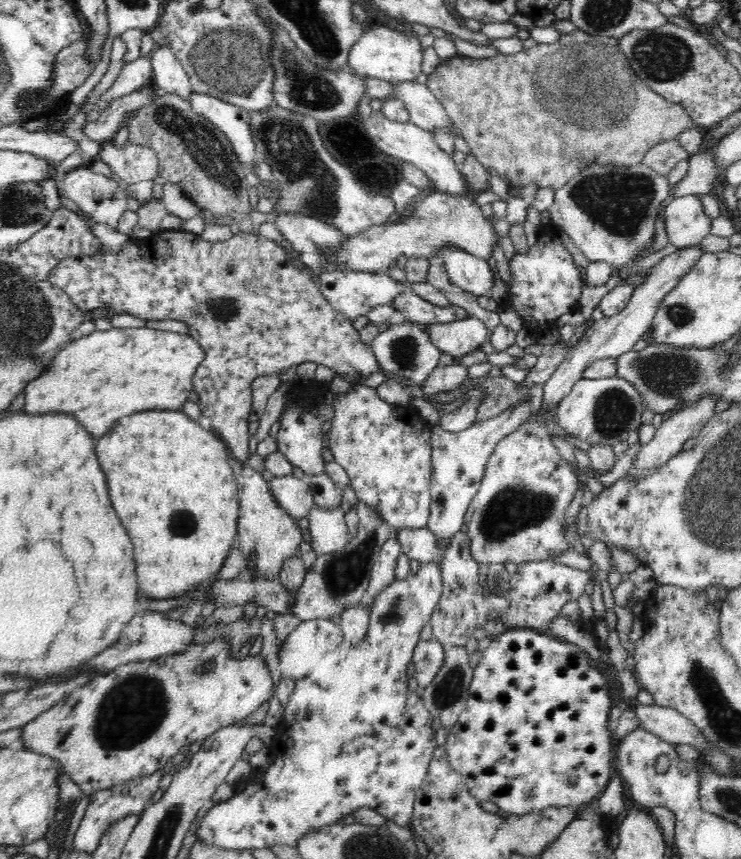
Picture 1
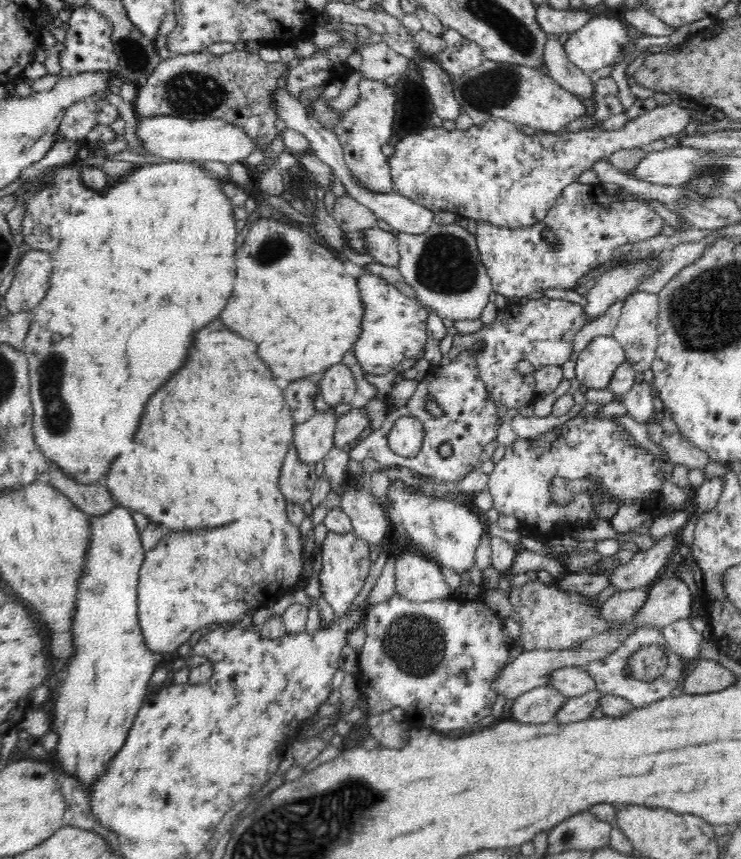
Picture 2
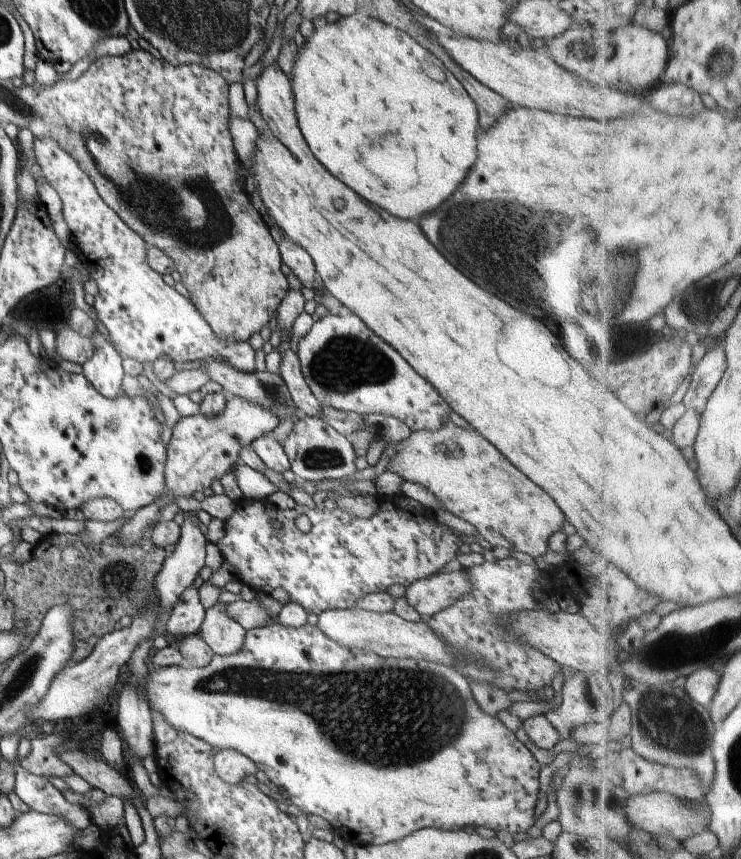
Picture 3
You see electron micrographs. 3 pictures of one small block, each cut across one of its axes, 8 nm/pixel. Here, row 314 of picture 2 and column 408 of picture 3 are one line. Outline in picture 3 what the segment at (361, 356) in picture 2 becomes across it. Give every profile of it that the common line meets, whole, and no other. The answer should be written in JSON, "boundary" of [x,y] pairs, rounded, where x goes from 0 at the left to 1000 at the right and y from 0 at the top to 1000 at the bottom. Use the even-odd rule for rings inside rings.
{"boundary":[[[443,363],[402,400],[402,418],[410,441],[436,473],[497,483],[509,481],[543,489],[557,503],[588,501],[609,494],[610,475],[588,452],[565,438],[529,403],[525,403],[480,366],[456,368]]]}

